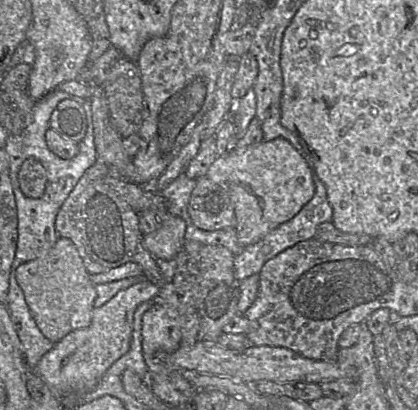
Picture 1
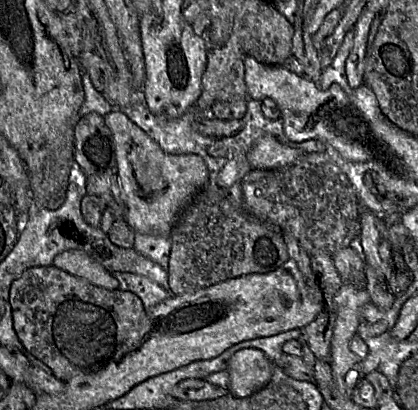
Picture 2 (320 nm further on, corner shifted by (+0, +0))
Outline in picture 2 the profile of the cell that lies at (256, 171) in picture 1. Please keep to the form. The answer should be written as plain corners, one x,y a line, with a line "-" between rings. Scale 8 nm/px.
260,137
247,153
247,159
253,169
280,168
299,161
304,151
281,144
274,137

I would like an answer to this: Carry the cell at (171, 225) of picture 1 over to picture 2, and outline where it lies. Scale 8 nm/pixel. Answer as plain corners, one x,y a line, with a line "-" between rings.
119,109
105,115
104,121
114,141
116,175
126,204
125,222
135,233
169,236
181,212
207,183
207,168
203,159
195,154
164,152

